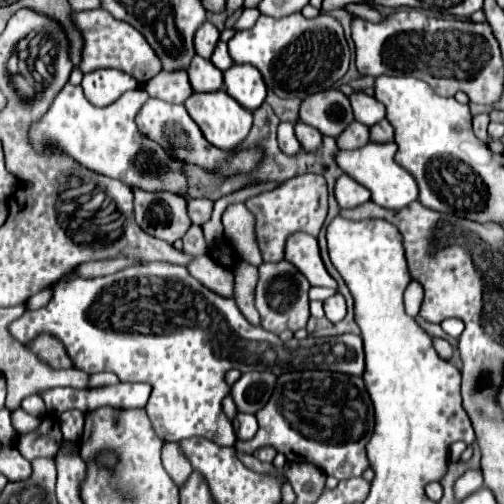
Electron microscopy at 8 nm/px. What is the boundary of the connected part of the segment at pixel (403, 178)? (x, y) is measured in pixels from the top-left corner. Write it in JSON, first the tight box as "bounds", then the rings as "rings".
{"bounds":[336,142,418,210],"rings":[[[370,142],[358,150],[350,150],[350,152],[340,150],[336,160],[338,160],[338,166],[348,176],[362,182],[372,192],[372,202],[376,202],[378,206],[390,208],[390,210],[400,210],[400,208],[406,208],[410,202],[418,200],[418,184],[416,184],[414,176],[394,160],[396,152],[398,152],[398,146],[394,142],[392,144]]]}

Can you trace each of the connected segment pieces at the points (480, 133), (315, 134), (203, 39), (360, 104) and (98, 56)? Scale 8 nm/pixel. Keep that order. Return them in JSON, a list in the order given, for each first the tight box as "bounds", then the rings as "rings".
[{"bounds":[472,114,490,142],"rings":[[[476,114],[476,116],[472,118],[472,122],[474,122],[474,134],[476,134],[482,142],[486,142],[486,140],[488,140],[486,126],[488,126],[488,122],[490,122],[488,114]]]},{"bounds":[298,124,322,152],"rings":[[[298,124],[298,140],[306,152],[316,152],[322,146],[322,134],[306,124]]]},{"bounds":[194,22,220,58],"rings":[[[206,22],[194,36],[194,46],[196,46],[196,54],[202,56],[202,58],[210,58],[214,48],[216,48],[216,42],[218,42],[218,36],[220,32],[216,30],[216,26],[212,26],[210,22]]]},{"bounds":[350,92,386,126],"rings":[[[354,92],[350,96],[350,104],[352,104],[356,120],[366,126],[374,126],[382,118],[386,118],[386,106],[378,102],[374,96],[368,96],[364,92]]]},{"bounds":[74,8,162,84],"rings":[[[98,8],[98,10],[88,10],[88,12],[76,12],[74,14],[74,22],[78,24],[78,28],[84,32],[84,56],[82,56],[82,64],[80,70],[92,72],[98,68],[118,68],[130,76],[134,76],[140,84],[146,84],[152,76],[156,76],[162,66],[158,56],[154,54],[154,50],[150,48],[150,44],[146,42],[146,38],[128,22],[116,20],[110,12]]]}]

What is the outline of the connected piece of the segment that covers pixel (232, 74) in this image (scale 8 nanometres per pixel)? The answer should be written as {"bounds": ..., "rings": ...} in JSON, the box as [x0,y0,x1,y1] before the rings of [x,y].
{"bounds":[224,64,266,110],"rings":[[[234,64],[224,72],[224,90],[244,108],[256,110],[266,98],[266,84],[252,64]]]}

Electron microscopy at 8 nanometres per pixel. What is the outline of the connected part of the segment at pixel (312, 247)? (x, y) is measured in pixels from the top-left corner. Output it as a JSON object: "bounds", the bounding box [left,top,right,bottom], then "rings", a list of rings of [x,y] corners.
{"bounds":[286,232,336,300],"rings":[[[302,232],[290,236],[290,240],[286,242],[286,258],[302,270],[302,274],[310,280],[312,286],[324,286],[312,288],[310,300],[326,300],[336,294],[336,290],[332,290],[336,288],[336,280],[326,272],[314,236],[304,236]]]}

